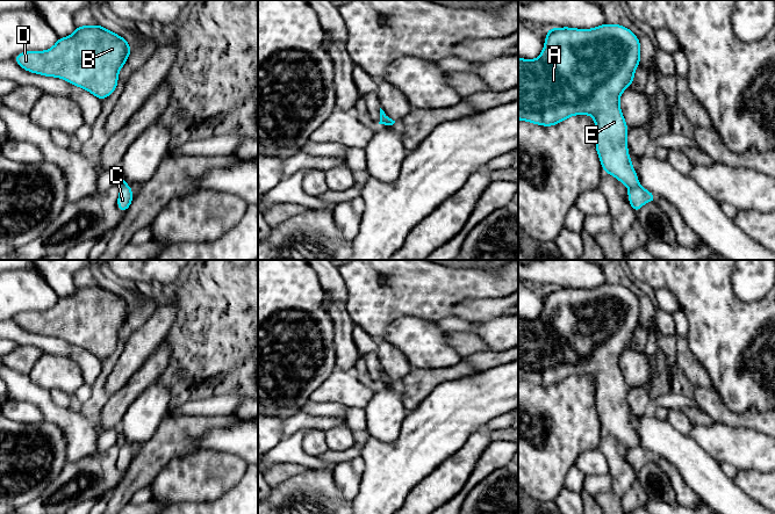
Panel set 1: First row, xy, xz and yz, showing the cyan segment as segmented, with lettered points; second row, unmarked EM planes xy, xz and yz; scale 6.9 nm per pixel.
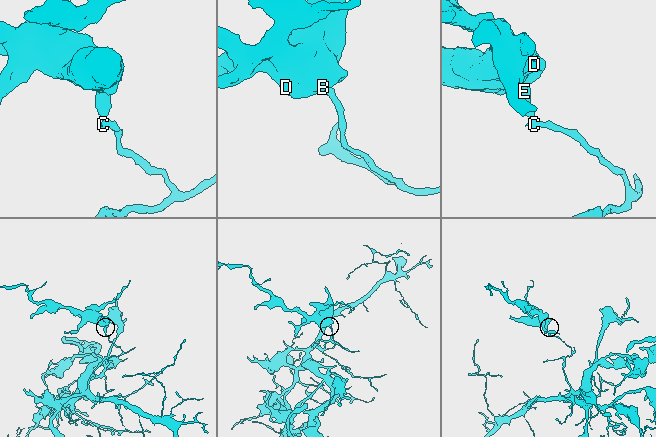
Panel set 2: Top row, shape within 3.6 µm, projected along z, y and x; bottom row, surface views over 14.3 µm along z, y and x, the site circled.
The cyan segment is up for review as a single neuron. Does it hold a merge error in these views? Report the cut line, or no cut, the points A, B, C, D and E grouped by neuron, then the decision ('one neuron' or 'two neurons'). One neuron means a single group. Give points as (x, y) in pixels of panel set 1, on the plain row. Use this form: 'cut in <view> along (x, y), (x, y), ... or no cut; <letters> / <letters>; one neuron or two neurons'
cut in yz along (639, 444), (630, 448); A B D E / C; two neurons

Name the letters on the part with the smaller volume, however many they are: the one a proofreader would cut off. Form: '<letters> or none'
A, B, D, E

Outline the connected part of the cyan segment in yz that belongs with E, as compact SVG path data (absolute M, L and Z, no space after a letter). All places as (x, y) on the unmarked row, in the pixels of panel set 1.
M604 283L593 289L576 289L569 287L550 288L546 292L546 298L545 298L541 314L537 319L518 318L518 379L526 381L543 386L552 386L574 375L593 376L595 381L595 390L596 390L596 394L595 394L596 412L598 414L603 430L615 436L618 441L623 442L629 448L638 447L640 446L639 440L632 426L630 414L627 411L626 397L630 389L627 388L623 372L619 368L620 355L629 346L633 345L634 331L638 325L640 325L640 301L630 289L627 289L622 284Z

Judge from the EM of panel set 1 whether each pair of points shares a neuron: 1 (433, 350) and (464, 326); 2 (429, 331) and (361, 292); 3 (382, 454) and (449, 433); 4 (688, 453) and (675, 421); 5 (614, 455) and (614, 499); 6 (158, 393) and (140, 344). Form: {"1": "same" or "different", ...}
{"1": "different", "2": "different", "3": "same", "4": "different", "5": "same", "6": "different"}

